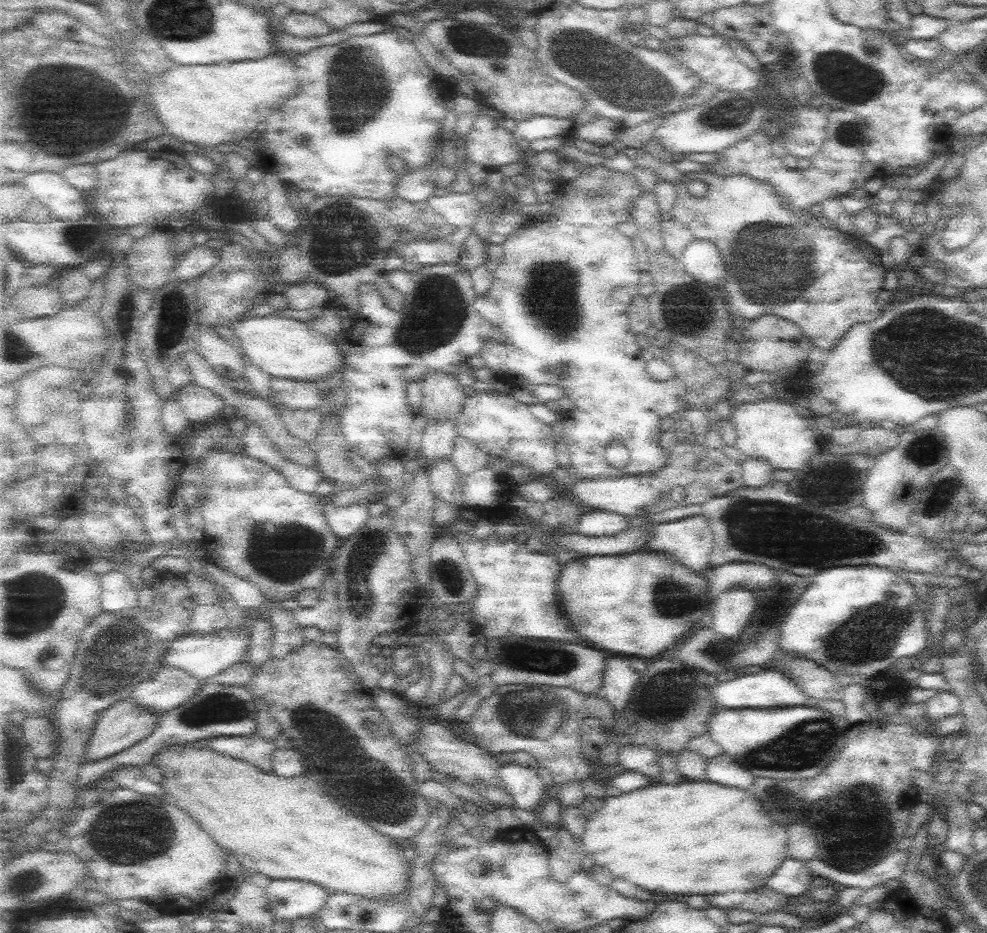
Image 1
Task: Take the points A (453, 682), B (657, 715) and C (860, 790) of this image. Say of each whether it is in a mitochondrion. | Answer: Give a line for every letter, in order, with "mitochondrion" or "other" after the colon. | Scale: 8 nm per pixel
A: other
B: mitochondrion
C: mitochondrion

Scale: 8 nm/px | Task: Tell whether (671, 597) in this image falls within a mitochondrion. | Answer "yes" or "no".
yes

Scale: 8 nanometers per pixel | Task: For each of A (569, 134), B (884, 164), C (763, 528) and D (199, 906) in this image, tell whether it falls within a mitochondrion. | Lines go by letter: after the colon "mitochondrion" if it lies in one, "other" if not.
A: other
B: other
C: mitochondrion
D: other

